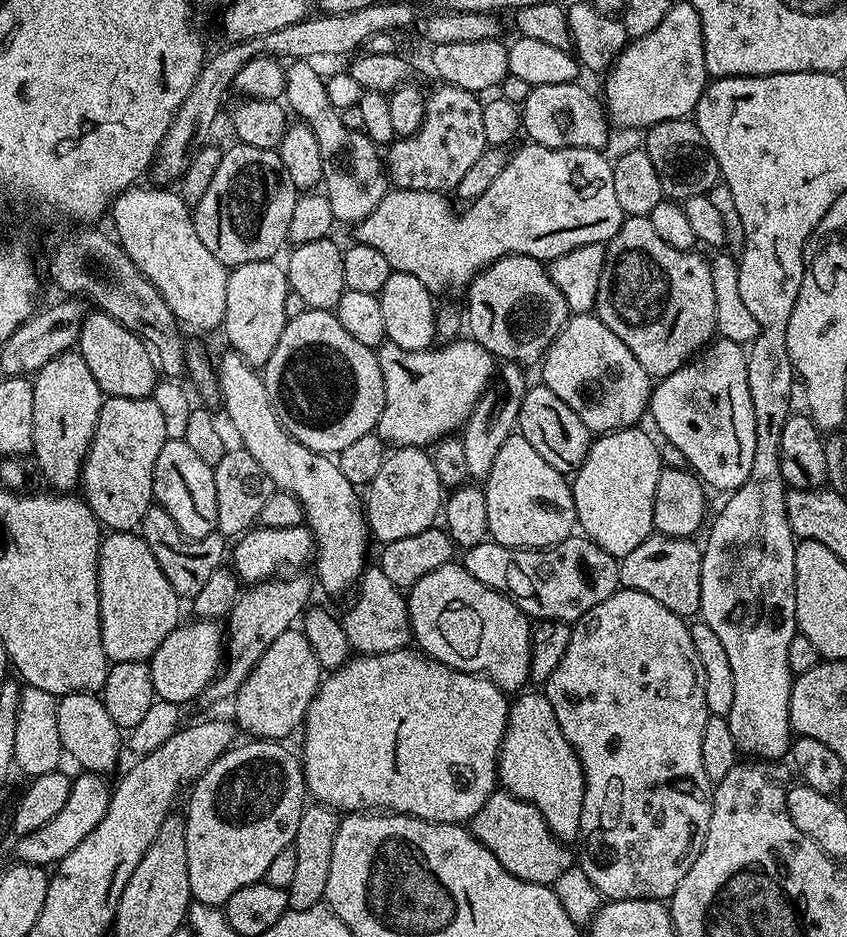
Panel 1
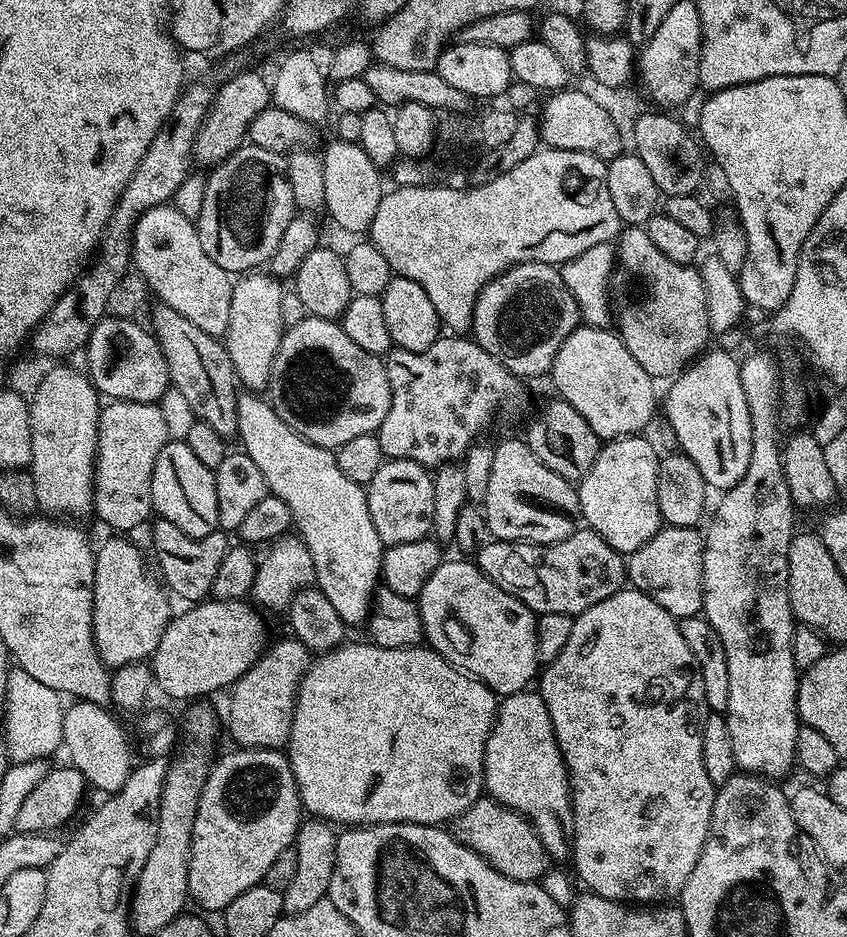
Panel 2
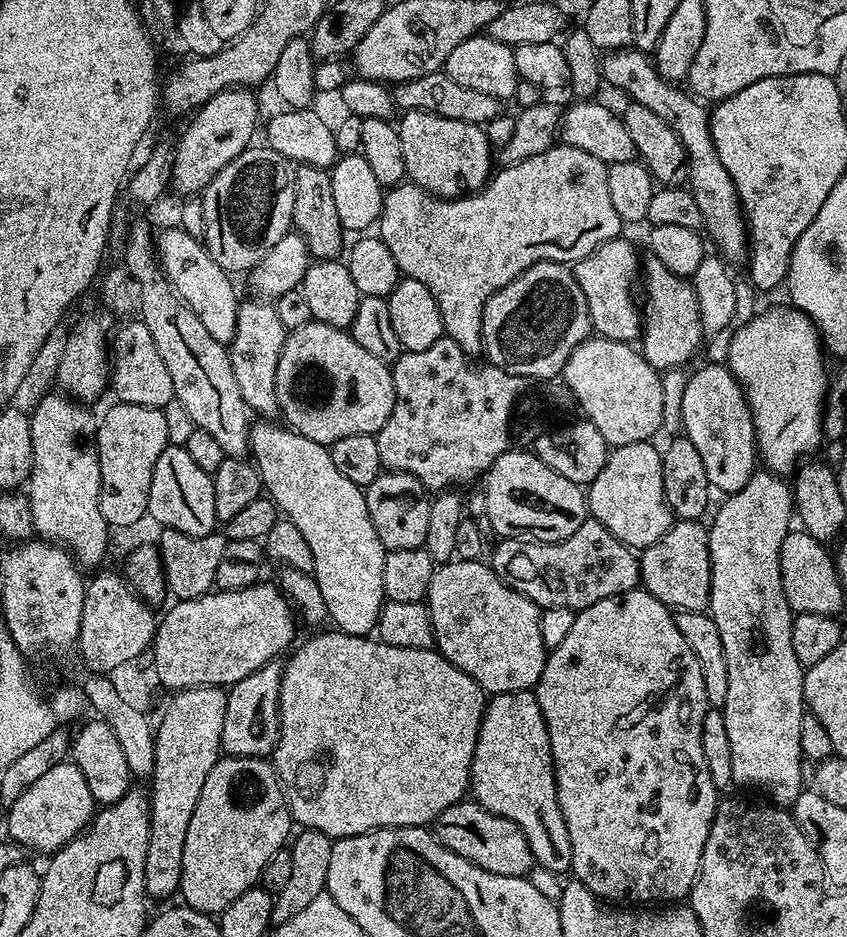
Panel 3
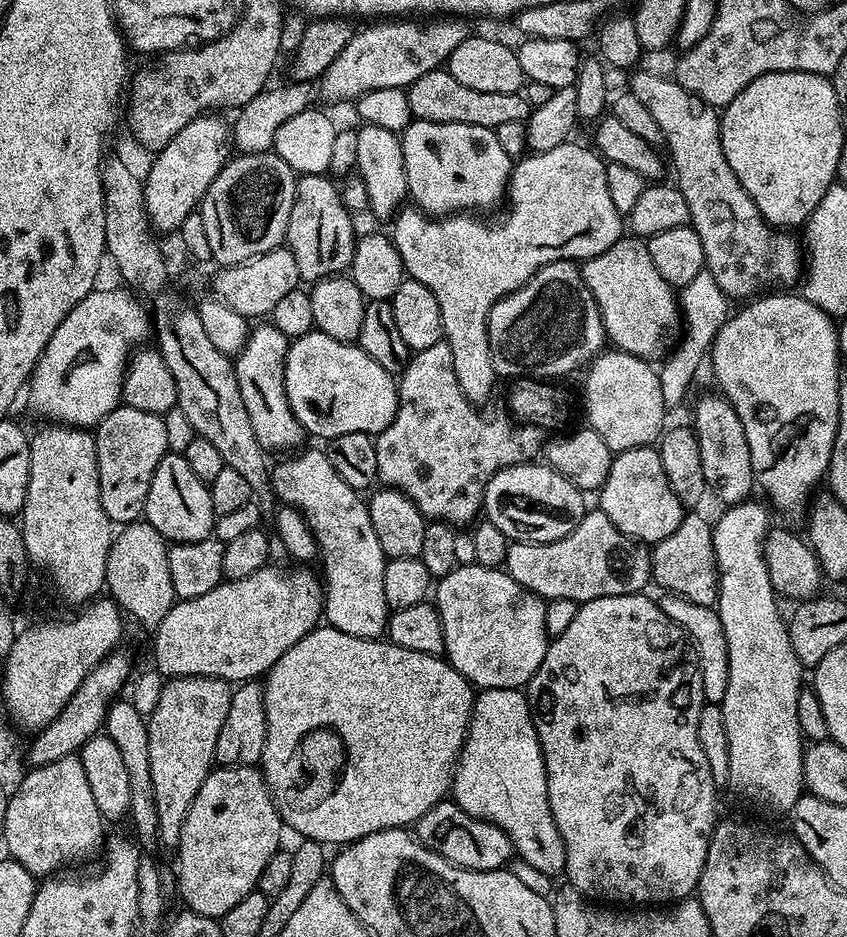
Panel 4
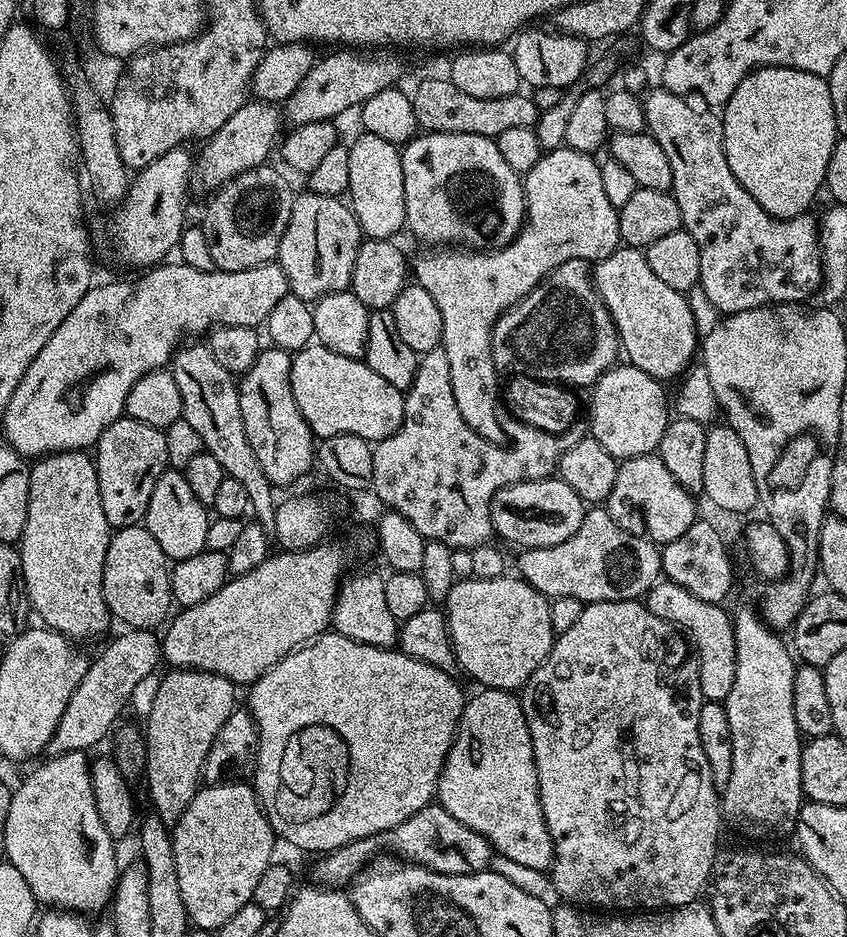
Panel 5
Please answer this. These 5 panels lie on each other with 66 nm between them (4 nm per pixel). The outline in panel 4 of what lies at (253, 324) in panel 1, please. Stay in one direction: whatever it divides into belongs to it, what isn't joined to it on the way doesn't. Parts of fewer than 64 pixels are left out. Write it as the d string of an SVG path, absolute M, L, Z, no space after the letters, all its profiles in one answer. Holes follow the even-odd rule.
M260 322L248 334L246 346L234 358L238 390L242 390L242 402L246 402L246 414L250 414L250 426L254 426L254 438L269 453L296 450L306 440L304 428L294 418L290 402L286 398L286 354L289 337L282 334L270 322Z

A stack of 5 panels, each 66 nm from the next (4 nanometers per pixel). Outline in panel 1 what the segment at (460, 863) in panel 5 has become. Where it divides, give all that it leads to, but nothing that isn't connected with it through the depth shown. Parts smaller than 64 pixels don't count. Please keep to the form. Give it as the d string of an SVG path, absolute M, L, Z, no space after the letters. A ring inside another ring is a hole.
M492 792L490 798L486 798L486 806L472 816L470 831L475 840L482 842L486 850L490 850L490 854L494 854L514 878L522 878L522 882L555 886L558 878L574 867L572 852L568 849L571 847L552 833L546 818L542 818L529 800L509 792Z

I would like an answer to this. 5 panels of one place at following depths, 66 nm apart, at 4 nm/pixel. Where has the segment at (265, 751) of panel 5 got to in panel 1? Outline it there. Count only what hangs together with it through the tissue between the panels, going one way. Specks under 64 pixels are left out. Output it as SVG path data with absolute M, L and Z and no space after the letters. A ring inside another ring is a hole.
M411 647L394 650L390 654L357 655L355 658L349 659L348 663L343 664L341 668L329 671L321 679L320 689L314 694L308 712L304 715L302 763L307 795L313 801L323 804L325 808L333 809L340 814L360 814L365 809L383 810L388 814L416 816L420 820L429 820L435 824L463 825L465 822L471 821L472 816L478 814L478 810L482 810L482 806L486 806L486 798L490 798L490 794L497 791L500 747L508 726L509 707L510 700L506 693L494 682L487 680L485 676L451 668Z

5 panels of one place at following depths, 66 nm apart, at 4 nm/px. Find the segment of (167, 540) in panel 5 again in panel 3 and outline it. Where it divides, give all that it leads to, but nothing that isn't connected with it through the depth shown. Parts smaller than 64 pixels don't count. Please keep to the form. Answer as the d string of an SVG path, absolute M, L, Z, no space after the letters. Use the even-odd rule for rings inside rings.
M169 444L154 466L154 478L150 478L150 502L148 516L157 520L160 528L173 528L182 534L205 536L217 531L214 514L214 486L209 472L196 465L194 458L183 446Z

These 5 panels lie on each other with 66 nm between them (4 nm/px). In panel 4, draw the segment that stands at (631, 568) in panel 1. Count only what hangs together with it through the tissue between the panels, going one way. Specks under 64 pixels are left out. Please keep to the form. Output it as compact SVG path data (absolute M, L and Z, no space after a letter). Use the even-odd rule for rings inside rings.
M686 514L682 518L682 522L678 526L678 530L674 530L674 534L670 534L670 538L662 538L651 549L652 557L652 580L660 583L664 587L665 593L673 596L681 596L690 602L698 602L698 606L713 607L716 602L716 595L720 589L720 571L716 565L716 554L714 552L714 534L712 533L713 525L708 524L708 520L704 516L696 516L700 514Z

